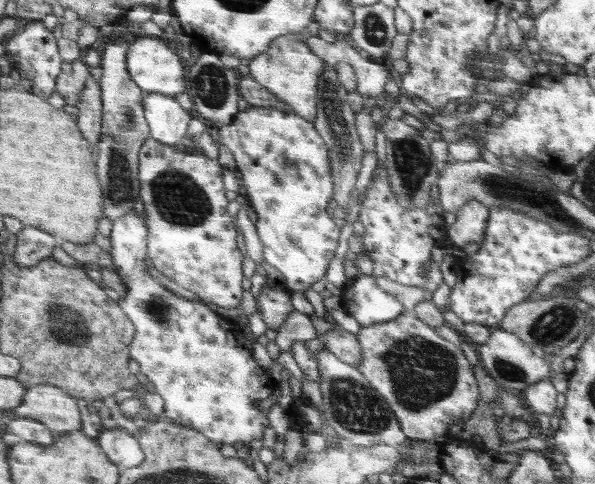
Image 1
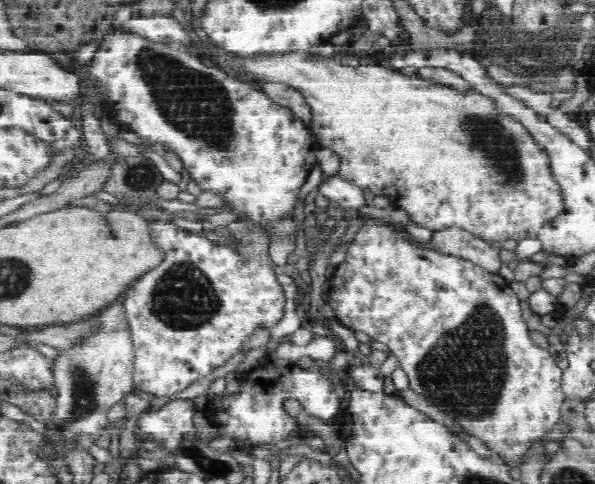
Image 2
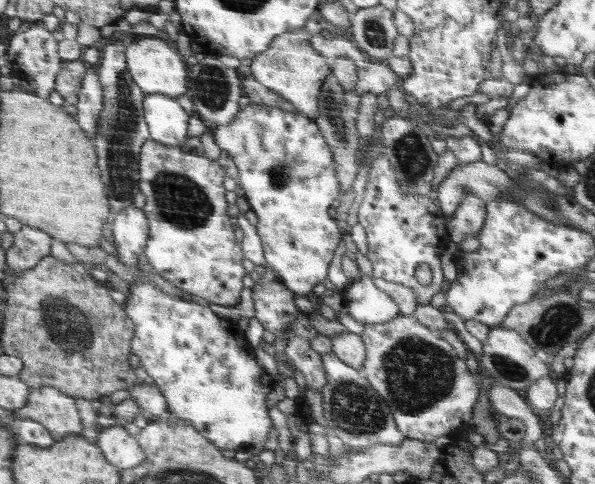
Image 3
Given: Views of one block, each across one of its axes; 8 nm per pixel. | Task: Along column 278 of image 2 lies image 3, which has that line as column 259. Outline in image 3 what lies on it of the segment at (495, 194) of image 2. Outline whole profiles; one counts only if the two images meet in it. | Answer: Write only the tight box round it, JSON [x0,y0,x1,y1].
[250,27,334,119]

